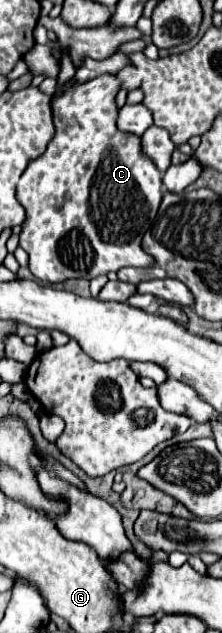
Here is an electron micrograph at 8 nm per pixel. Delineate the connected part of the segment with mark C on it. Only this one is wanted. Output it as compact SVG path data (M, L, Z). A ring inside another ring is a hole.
M99 75L87 83L77 83L75 77L65 81L61 85L61 89L53 95L51 99L51 111L53 111L53 125L55 125L55 135L47 147L47 151L43 153L43 159L35 159L35 163L31 163L31 167L27 167L27 171L21 175L19 185L17 185L17 199L23 203L25 211L27 211L27 223L23 223L23 231L21 231L21 247L29 253L29 269L31 273L41 279L41 281L49 281L49 283L59 283L71 277L81 277L81 279L95 279L99 275L107 275L111 271L119 271L123 267L151 267L153 259L141 249L141 239L145 235L145 231L151 227L151 223L157 217L161 199L163 199L163 179L161 173L157 171L157 167L153 163L149 163L147 159L143 159L141 155L141 139L137 135L127 135L123 131L117 129L117 103L115 103L115 95L121 89L121 81L117 79L117 75Z

